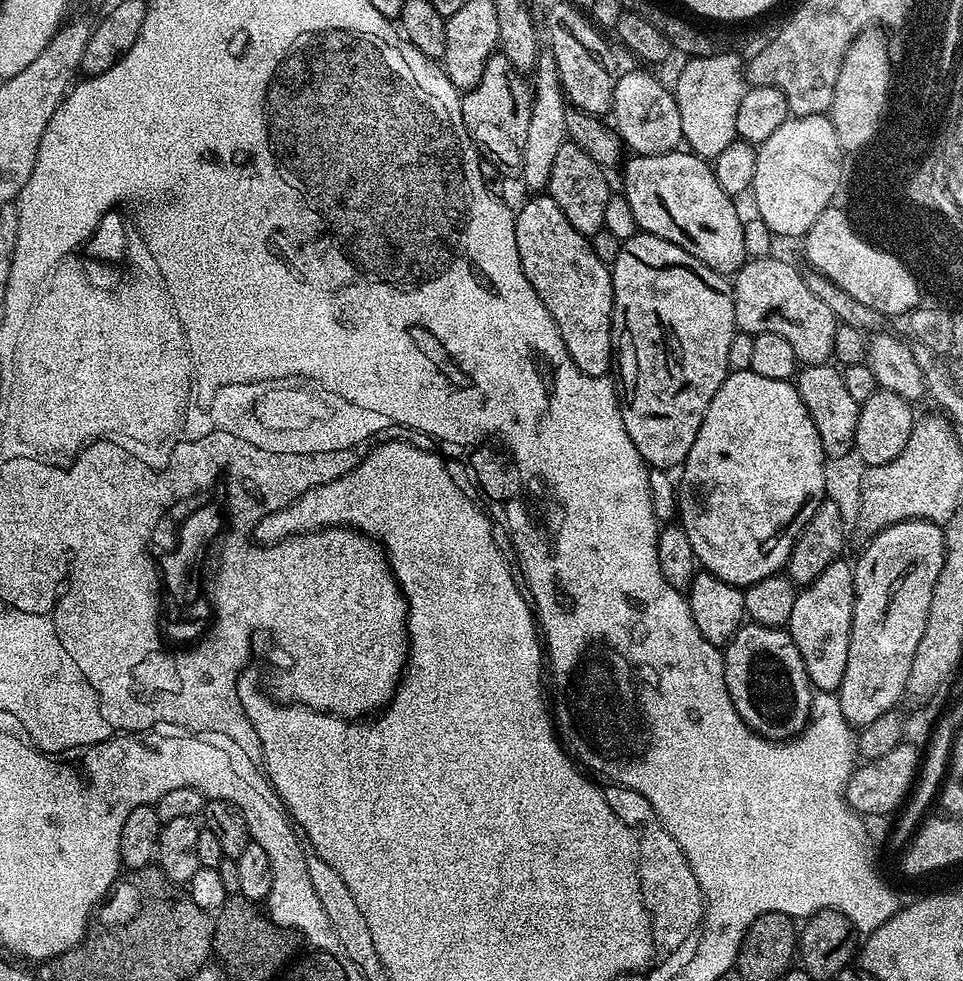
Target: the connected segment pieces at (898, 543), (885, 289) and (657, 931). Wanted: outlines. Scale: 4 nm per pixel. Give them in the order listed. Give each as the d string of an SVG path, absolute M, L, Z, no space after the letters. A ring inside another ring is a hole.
M900 520L896 524L890 524L881 528L871 537L872 540L864 548L864 553L854 560L854 618L852 619L852 633L850 634L850 650L846 654L846 674L842 674L839 697L842 714L848 719L849 725L863 726L874 722L874 718L882 718L882 714L893 711L900 699L905 699L908 691L908 679L910 678L910 666L914 662L914 654L918 650L918 642L922 642L922 634L926 634L926 622L930 610L930 598L936 585L938 574L944 565L944 528L938 524L932 524L929 520Z
M855 227L844 236L826 236L824 240L816 236L805 236L802 244L815 271L823 272L830 282L836 283L863 305L870 306L871 310L880 311L889 318L900 316L903 312L912 312L918 288L913 288L912 280L908 279L907 272L904 272L896 260L867 248L863 235Z
M661 824L654 828L654 850L658 856L658 864L654 864L656 874L641 876L640 889L644 904L652 915L655 951L672 952L697 935L704 918L704 895L698 886L698 878L694 878L694 870L690 870L690 862L686 862L686 854L682 854L678 842L674 842Z

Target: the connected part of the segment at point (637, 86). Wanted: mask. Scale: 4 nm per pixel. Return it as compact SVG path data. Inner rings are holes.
M628 72L617 75L612 99L611 119L616 119L614 128L619 133L623 143L637 156L657 156L667 152L675 152L681 147L684 135L682 134L682 118L678 114L676 97L673 89L668 88L660 80L655 80L648 72Z

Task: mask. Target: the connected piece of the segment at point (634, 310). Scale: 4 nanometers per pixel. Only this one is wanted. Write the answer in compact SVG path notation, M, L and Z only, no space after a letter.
M640 232L623 241L620 246L618 258L610 265L612 273L612 293L614 294L614 328L618 333L618 372L622 385L622 403L620 413L622 422L626 426L626 434L630 434L630 442L638 446L638 454L642 454L644 463L656 470L679 469L684 459L690 454L690 446L694 446L694 438L698 438L698 430L702 426L702 418L714 398L718 394L718 386L727 378L730 371L728 359L730 358L730 342L737 334L736 315L734 314L734 298L732 297L732 284L729 277L722 272L710 270L698 258L686 254L682 246L674 246L674 242L666 242L648 232Z

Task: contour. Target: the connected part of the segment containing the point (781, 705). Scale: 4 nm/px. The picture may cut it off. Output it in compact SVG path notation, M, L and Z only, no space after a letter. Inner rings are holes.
M748 622L735 632L723 653L726 690L746 726L768 740L786 741L799 736L812 715L814 689L789 632Z

